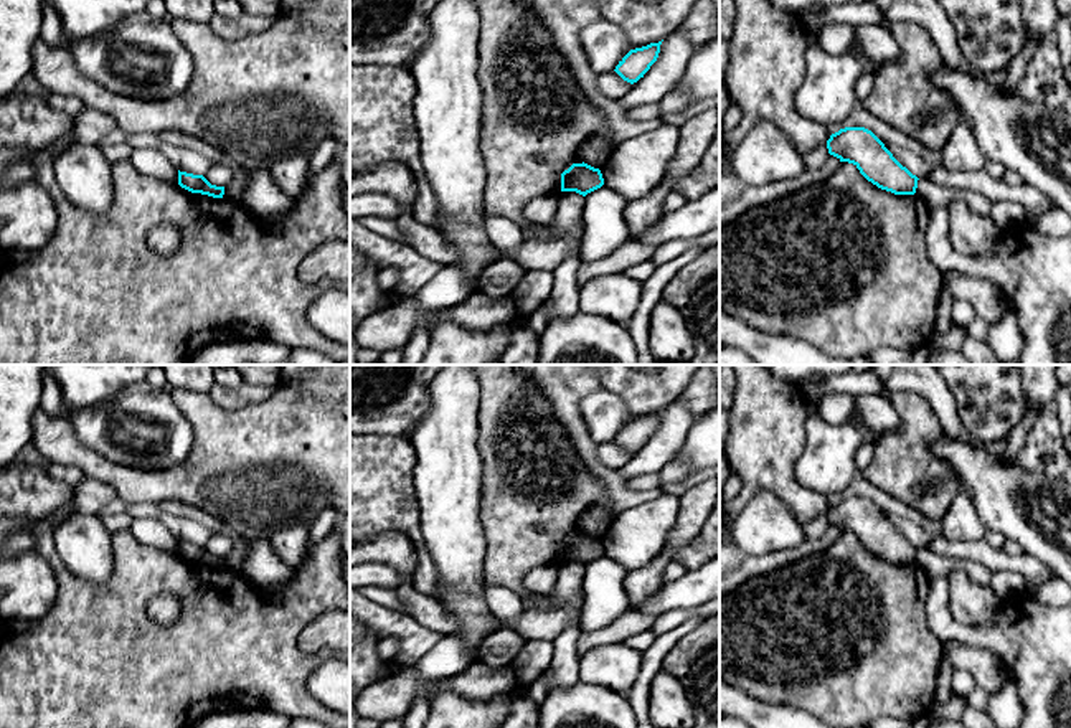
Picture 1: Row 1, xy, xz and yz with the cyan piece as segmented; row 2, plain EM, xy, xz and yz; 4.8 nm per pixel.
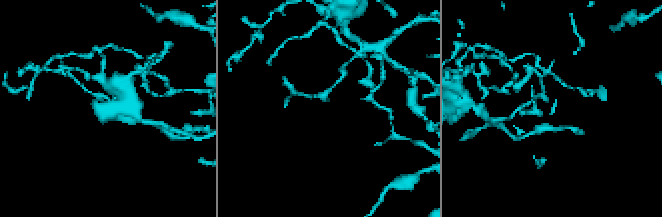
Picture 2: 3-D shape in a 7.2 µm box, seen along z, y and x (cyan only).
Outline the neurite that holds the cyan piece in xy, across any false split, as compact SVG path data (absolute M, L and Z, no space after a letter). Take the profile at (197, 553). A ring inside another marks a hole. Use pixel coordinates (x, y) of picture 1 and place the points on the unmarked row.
M178 540L178 555L191 563L201 563L213 568L223 568L224 556L211 555L203 545L193 545Z

